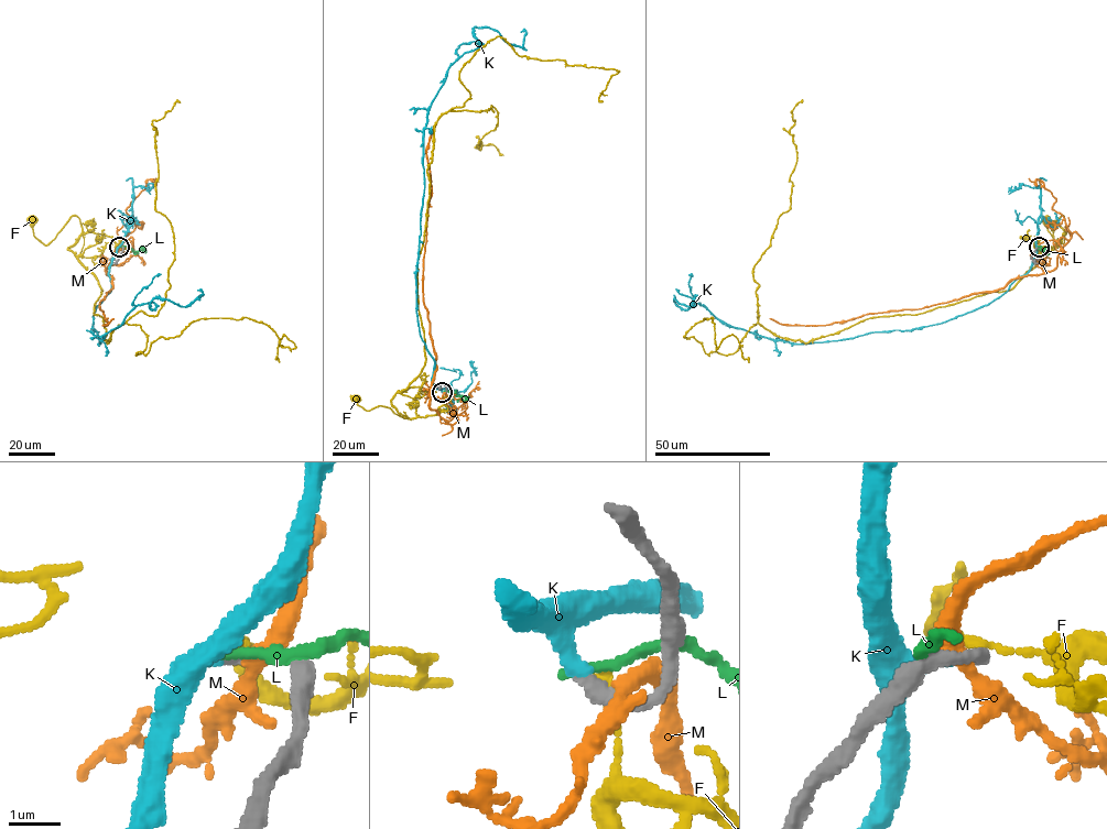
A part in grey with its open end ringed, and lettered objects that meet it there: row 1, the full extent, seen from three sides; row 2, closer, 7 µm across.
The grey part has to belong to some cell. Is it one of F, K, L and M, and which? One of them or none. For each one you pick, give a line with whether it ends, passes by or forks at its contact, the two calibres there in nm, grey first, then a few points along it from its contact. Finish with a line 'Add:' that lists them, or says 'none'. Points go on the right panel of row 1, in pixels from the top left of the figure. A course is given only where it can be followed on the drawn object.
K: It ends there. Thickness 240 nm (grey) against 280 nm. Its course: (1039, 247), (986, 305), (839, 340), (760, 337), (698, 303), (683, 309), (674, 298), (694, 298), (679, 290)
Add: K

